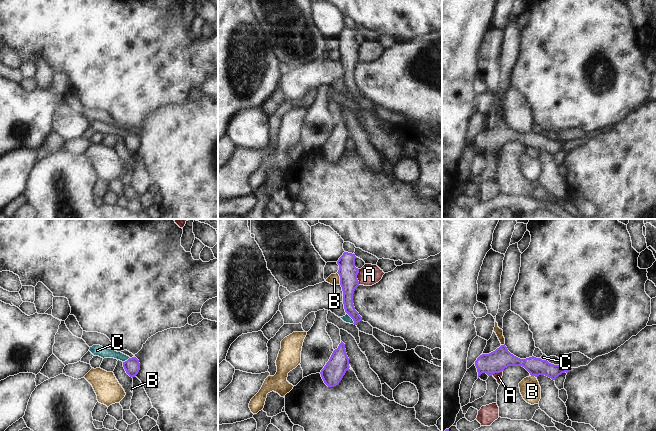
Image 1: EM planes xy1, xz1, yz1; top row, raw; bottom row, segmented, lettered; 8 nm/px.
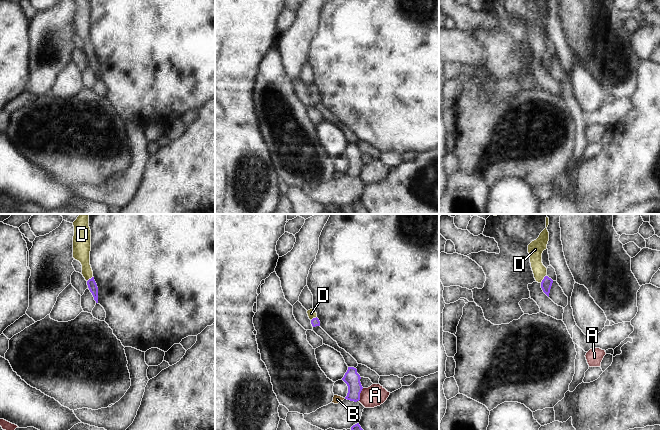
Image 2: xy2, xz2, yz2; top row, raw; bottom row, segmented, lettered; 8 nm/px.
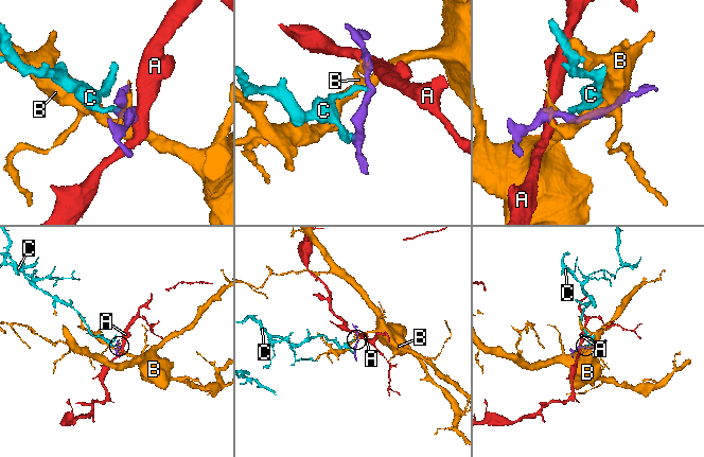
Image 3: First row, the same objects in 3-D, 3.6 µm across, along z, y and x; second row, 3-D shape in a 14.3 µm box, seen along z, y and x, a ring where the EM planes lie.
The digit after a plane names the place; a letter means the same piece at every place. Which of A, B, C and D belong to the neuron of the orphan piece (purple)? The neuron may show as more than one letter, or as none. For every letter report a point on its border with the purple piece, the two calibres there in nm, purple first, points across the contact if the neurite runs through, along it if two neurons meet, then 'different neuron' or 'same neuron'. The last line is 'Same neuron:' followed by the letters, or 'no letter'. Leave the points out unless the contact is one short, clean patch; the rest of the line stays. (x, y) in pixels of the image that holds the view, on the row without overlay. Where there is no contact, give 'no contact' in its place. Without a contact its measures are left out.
A: xz1 (356, 53) | 150/170 nm | along xz1 (359, 45), (357, 51), (358, 60) | different neuron
B: xz1 (340, 54) | 150/90 nm | along xz1 (337, 48), (340, 60) | different neuron
C: xz1 (351, 93) | 110/60 nm | along xz1 (346, 88), (353, 99) | different neuron
D: yz2 (543, 55) | 90/130 nm | across yz2 (546, 59), (543, 55), (536, 40), (535, 25) | same neuron
Same neuron: D

